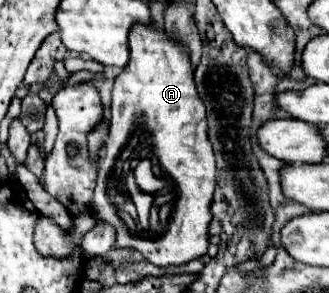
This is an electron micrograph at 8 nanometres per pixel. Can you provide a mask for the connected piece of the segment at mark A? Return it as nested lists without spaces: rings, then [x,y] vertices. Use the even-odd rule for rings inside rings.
[[[133,26],[131,38],[131,62],[115,78],[113,102],[111,102],[111,132],[105,140],[105,152],[99,160],[97,186],[91,202],[91,216],[107,220],[117,228],[115,246],[139,250],[147,262],[169,268],[183,266],[207,254],[209,248],[209,206],[215,192],[215,156],[207,138],[205,104],[201,102],[191,62],[179,46],[167,42],[165,30],[155,26]],[[137,138],[145,138],[147,148],[157,156],[159,168],[173,184],[173,198],[169,204],[159,206],[157,218],[141,222],[137,208],[127,192],[125,180],[131,178],[137,164],[141,144]]]

